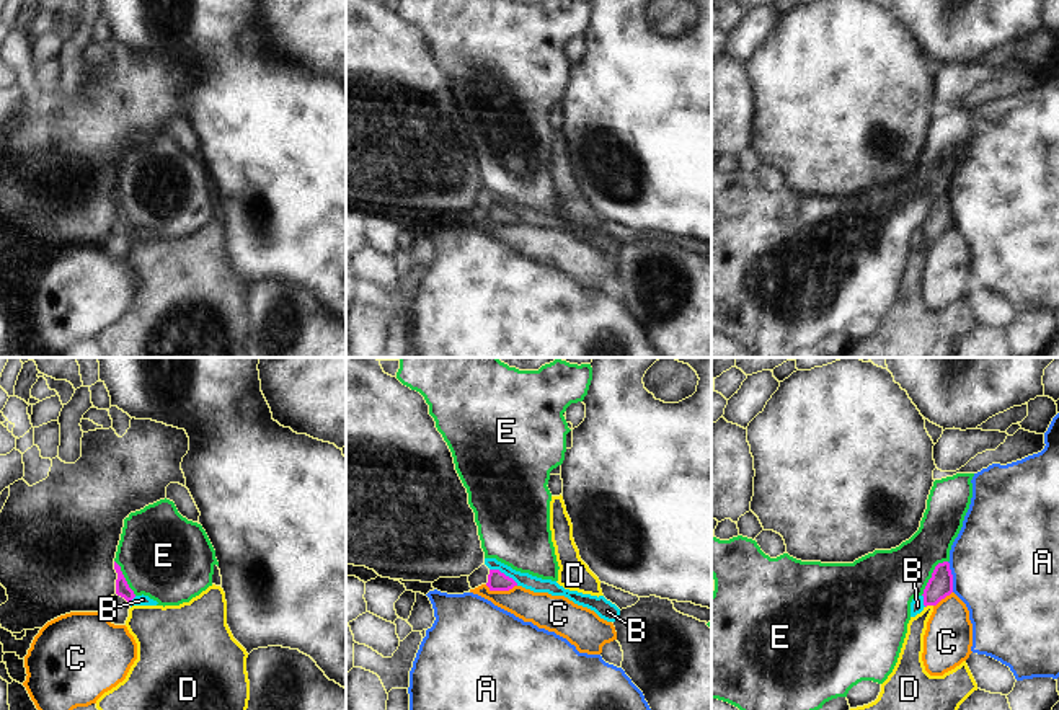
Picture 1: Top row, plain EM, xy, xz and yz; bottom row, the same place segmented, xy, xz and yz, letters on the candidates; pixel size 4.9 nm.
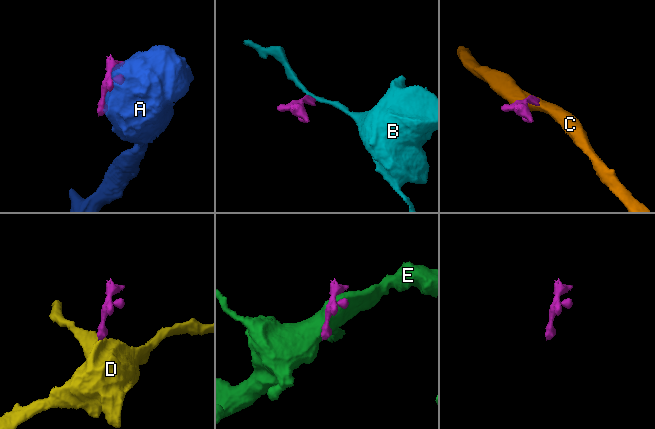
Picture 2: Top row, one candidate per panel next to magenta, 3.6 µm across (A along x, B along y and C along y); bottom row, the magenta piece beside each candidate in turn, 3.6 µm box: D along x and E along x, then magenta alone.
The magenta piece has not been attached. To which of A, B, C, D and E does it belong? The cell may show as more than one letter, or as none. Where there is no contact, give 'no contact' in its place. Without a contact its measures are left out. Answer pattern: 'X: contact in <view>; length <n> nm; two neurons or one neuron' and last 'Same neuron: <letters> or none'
A: contact in yz; length 160 nm; two neurons
B: contact in xz; length 170 nm; two neurons
C: contact in xz; length 160 nm; two neurons
D: contact in yz; length 40 nm; one neuron
E: contact in yz; length 220 nm; two neurons
Same neuron: D

